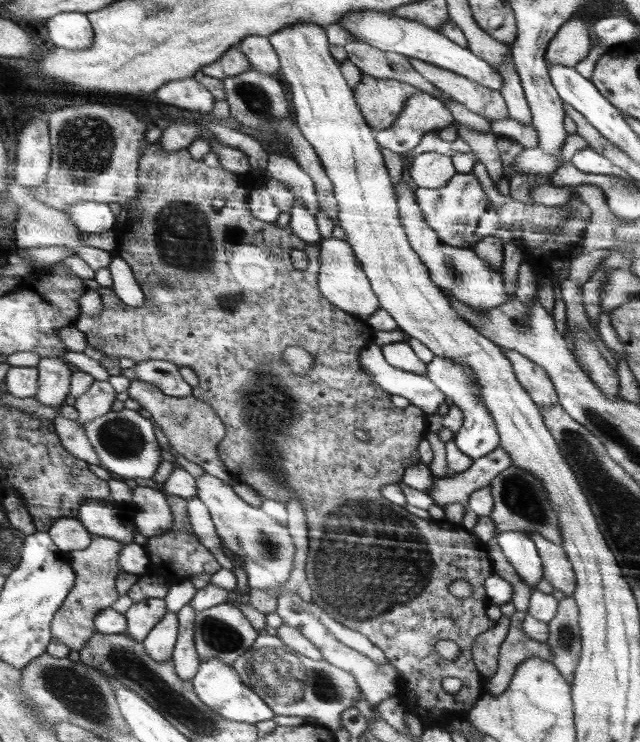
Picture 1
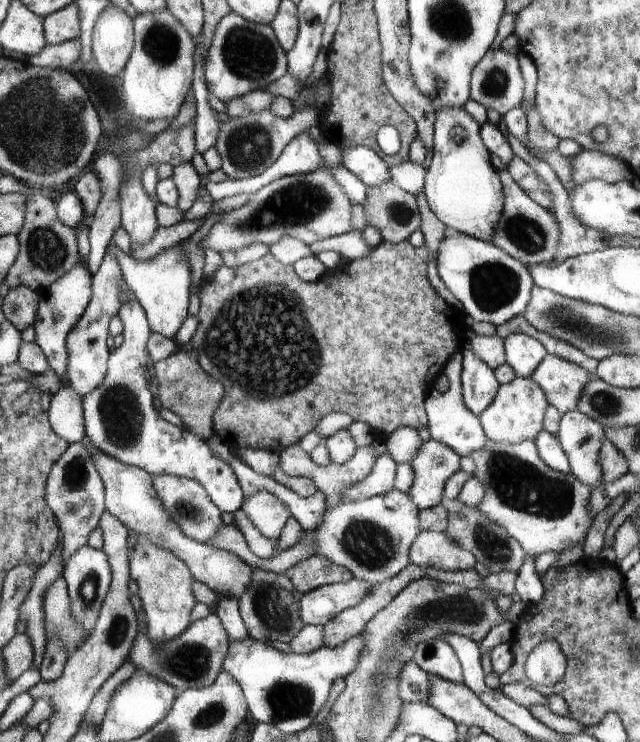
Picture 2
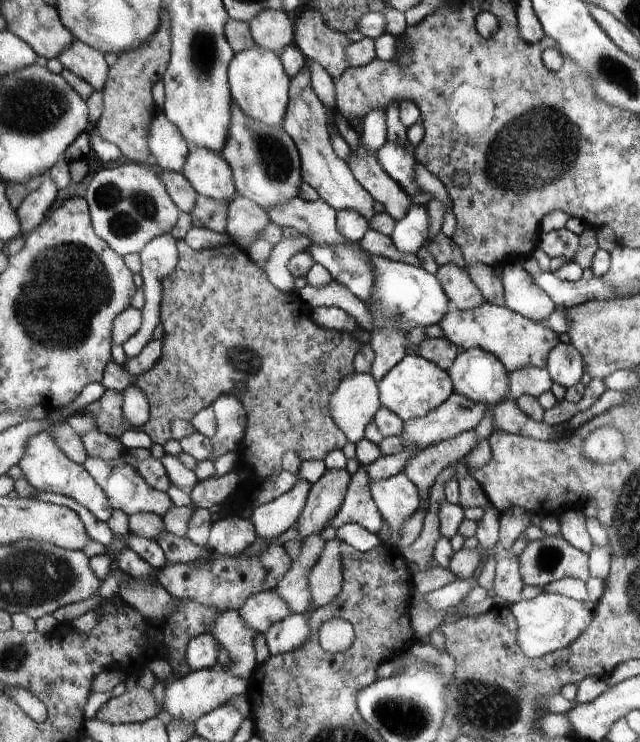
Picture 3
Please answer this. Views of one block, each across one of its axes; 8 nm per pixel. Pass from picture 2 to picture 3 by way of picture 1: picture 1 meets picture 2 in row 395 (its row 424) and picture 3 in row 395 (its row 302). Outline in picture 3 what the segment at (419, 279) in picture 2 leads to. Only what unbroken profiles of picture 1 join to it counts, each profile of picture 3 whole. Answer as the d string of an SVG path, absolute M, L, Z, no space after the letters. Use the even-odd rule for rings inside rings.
M180 239L177 240L177 249L179 259L176 270L165 280L165 299L161 319L167 331L164 340L163 358L158 361L158 364L150 372L132 377L131 383L137 384L144 391L144 394L148 396L148 400L152 402L152 426L148 426L148 434L156 434L156 420L162 420L162 410L172 412L175 419L190 421L197 412L212 406L213 402L220 395L234 394L240 400L247 414L247 427L242 442L234 451L241 458L240 465L246 465L251 468L252 478L244 480L244 484L239 486L235 492L235 502L241 505L249 504L252 493L261 485L261 482L265 478L277 475L282 470L282 457L289 450L295 450L303 461L323 461L328 453L335 450L342 451L348 440L347 435L344 434L343 430L340 430L339 426L336 426L335 419L332 418L331 394L335 393L336 387L344 377L356 373L354 365L356 353L366 347L352 333L326 330L314 324L310 316L312 308L308 306L308 303L303 300L301 295L296 291L285 293L278 290L268 280L266 273L254 261L250 260L246 248L238 246L234 241L209 249L194 250L184 242L184 239ZM108 389L106 394L98 401L93 402L80 410L86 415L93 415L97 426L105 433L120 438L127 430L138 428L124 414L124 397L121 392Z

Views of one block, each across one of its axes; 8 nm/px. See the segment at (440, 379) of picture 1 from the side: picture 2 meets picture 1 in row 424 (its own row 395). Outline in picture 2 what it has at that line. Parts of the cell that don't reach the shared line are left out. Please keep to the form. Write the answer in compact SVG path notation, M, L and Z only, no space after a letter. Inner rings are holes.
M466 341L462 350L461 391L463 406L475 417L493 403L500 383L495 372L474 354L471 344Z

